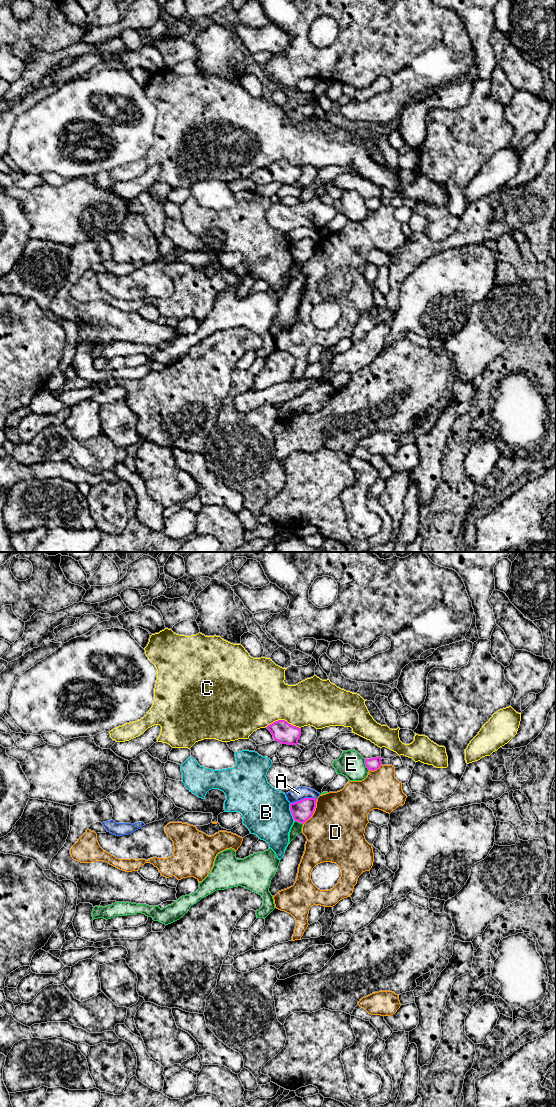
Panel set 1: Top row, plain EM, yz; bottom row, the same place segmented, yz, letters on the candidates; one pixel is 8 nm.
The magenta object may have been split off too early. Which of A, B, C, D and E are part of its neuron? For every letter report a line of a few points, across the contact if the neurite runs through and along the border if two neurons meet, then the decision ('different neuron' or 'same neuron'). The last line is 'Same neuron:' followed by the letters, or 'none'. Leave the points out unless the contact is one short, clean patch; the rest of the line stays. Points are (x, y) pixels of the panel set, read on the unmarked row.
A: line yz (316, 238), (302, 238), (291, 243); different neuron
B: line yz (290, 243), (290, 253), (294, 260); different neuron
C: different neuron
D: different neuron
E: different neuron
Same neuron: none

